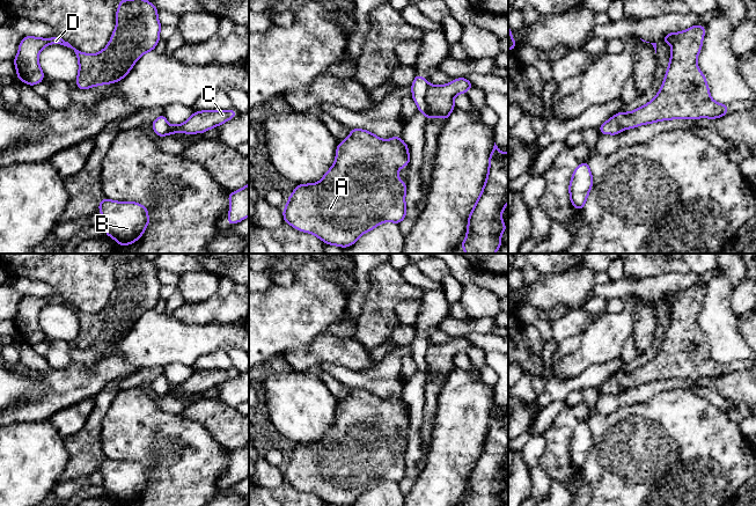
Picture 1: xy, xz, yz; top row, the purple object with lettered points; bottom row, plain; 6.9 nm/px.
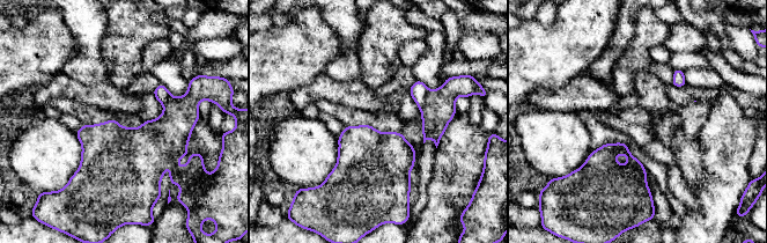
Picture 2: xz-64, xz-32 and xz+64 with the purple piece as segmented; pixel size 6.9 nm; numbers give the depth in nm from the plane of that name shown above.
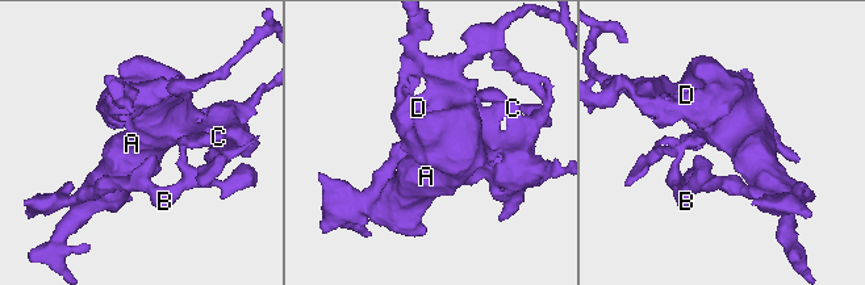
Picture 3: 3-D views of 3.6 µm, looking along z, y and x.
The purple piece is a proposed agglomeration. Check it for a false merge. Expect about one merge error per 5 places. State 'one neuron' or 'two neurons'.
two neurons

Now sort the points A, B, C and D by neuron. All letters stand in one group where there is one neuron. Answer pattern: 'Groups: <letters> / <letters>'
Groups: A C D / B

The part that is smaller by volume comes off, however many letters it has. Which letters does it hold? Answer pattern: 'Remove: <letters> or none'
Remove: B

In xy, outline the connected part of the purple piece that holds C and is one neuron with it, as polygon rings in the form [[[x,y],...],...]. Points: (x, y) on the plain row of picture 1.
[[[204,369],[194,371],[193,374],[179,384],[170,384],[169,394],[183,391],[186,394],[204,393],[234,377],[237,372],[229,369]]]

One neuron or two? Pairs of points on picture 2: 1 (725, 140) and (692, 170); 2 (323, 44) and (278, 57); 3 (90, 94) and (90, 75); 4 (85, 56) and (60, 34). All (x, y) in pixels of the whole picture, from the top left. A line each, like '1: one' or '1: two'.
1: two
2: one
3: two
4: two

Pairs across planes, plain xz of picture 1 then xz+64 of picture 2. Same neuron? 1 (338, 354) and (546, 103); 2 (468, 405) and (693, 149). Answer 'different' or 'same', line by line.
1: same
2: different

